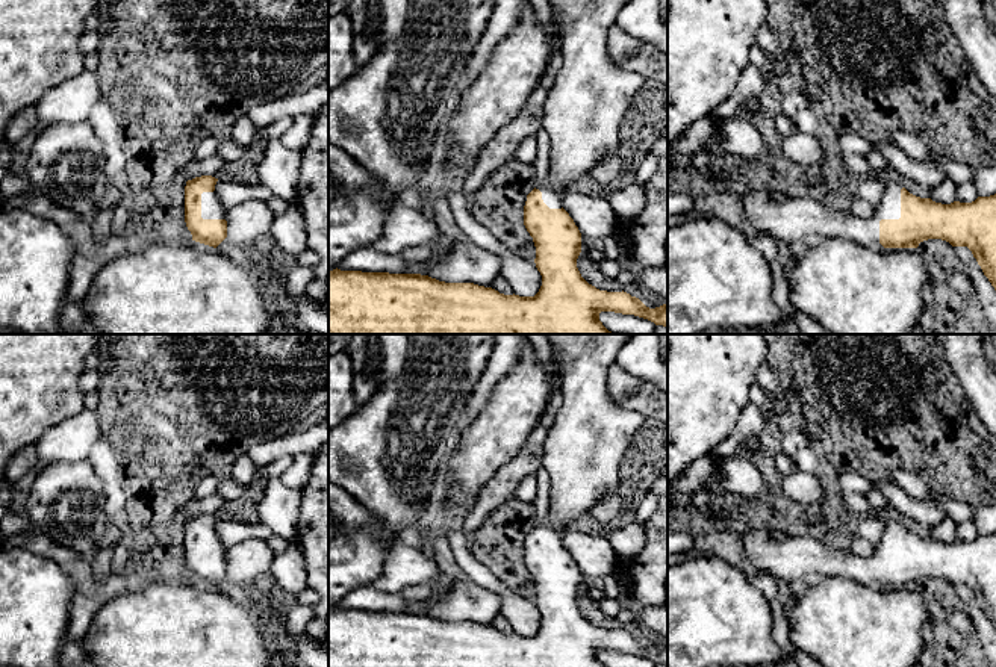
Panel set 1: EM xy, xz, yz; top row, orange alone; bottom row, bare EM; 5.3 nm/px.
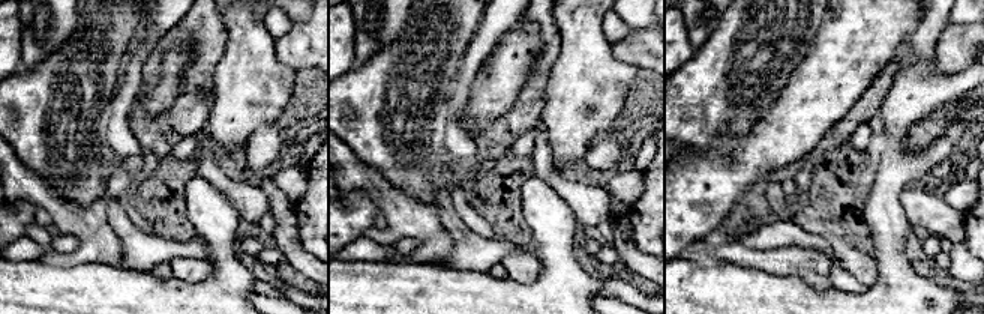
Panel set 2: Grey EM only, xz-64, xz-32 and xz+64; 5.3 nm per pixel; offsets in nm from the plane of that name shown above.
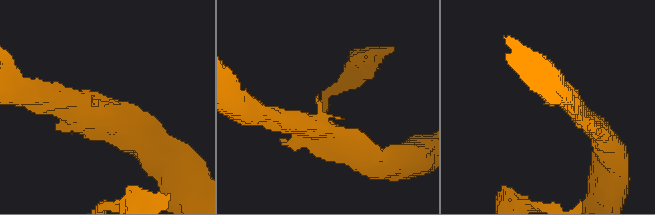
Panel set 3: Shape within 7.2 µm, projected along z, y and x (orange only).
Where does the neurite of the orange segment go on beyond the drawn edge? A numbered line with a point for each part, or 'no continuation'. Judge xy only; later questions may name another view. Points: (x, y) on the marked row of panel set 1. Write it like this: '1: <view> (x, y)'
1: xy (212, 207)

